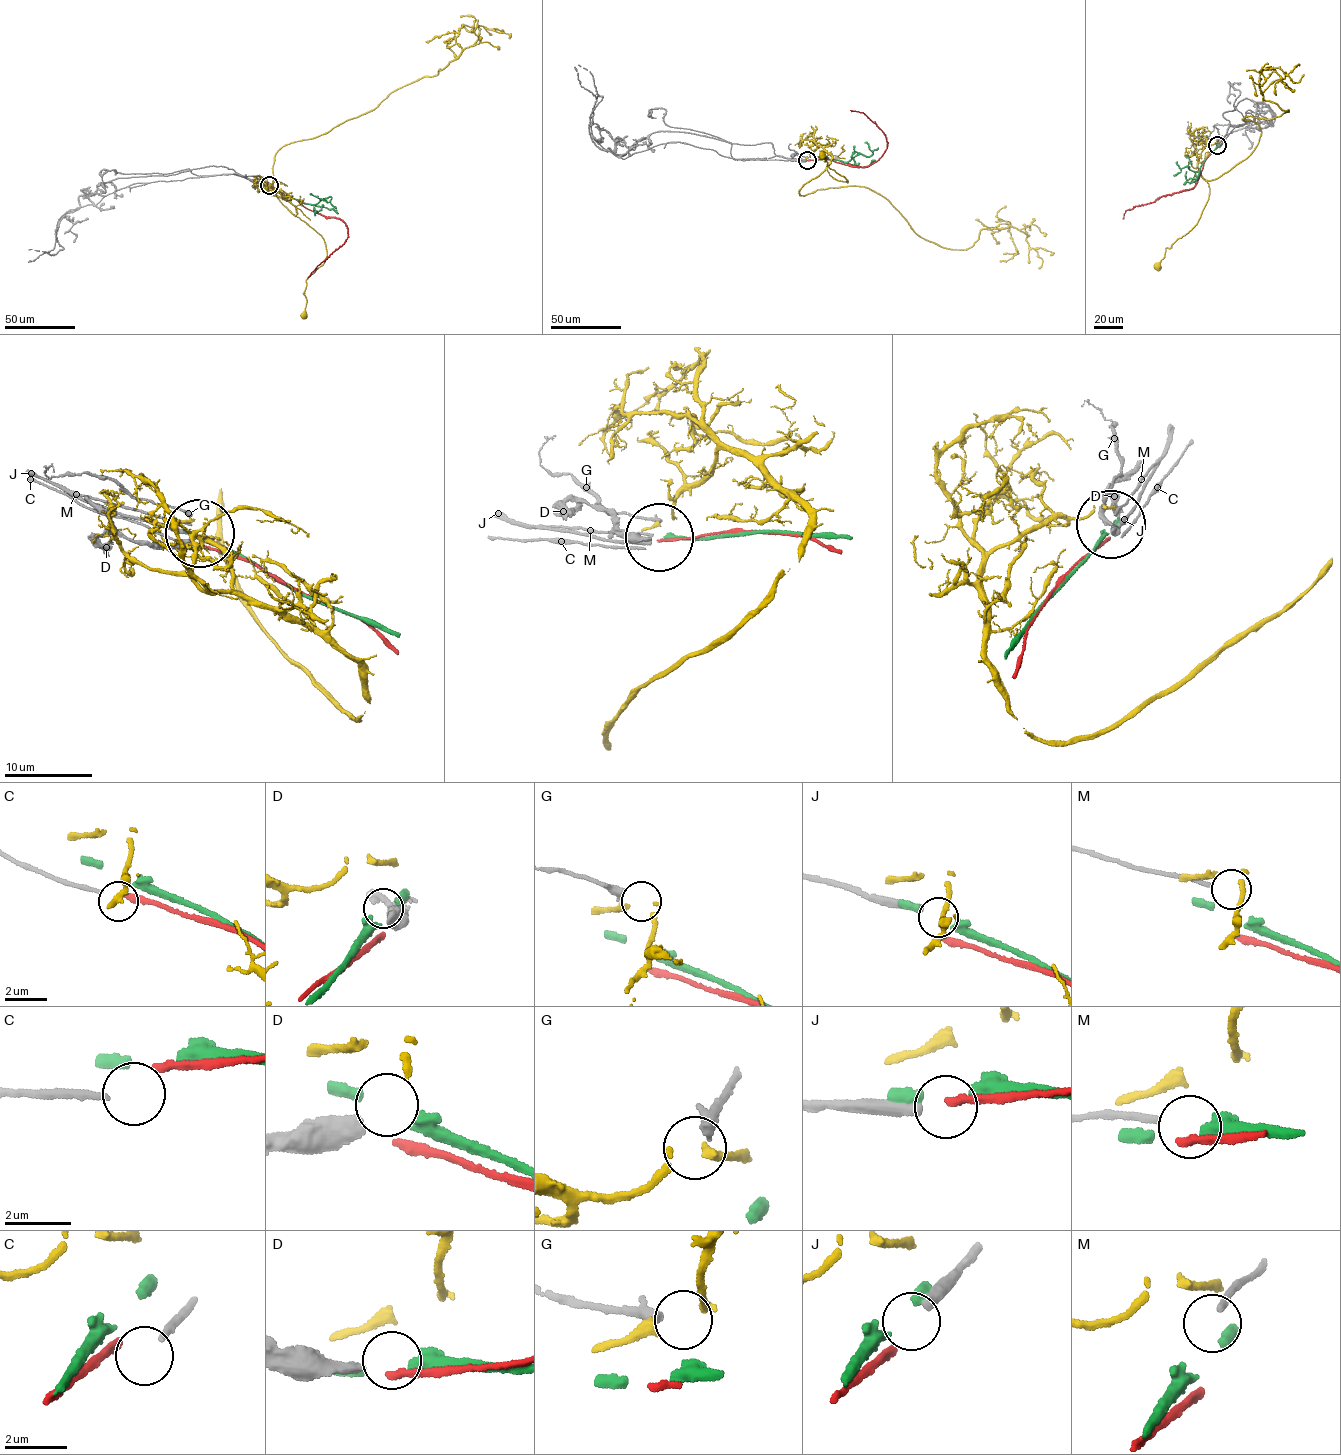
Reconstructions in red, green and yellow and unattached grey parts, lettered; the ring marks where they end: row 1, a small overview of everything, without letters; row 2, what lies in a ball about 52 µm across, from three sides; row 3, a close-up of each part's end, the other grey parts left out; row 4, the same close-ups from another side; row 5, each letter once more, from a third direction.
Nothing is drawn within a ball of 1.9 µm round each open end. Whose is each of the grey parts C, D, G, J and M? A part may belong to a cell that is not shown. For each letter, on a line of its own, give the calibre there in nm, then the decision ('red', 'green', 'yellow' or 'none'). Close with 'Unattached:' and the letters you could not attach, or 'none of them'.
C: 180 nm thick; none
D: 400 nm thick; none
G: 360 nm thick; none
J: 360 nm thick; none
M: 200 nm thick; none
Unattached: C, D, G, J, M

